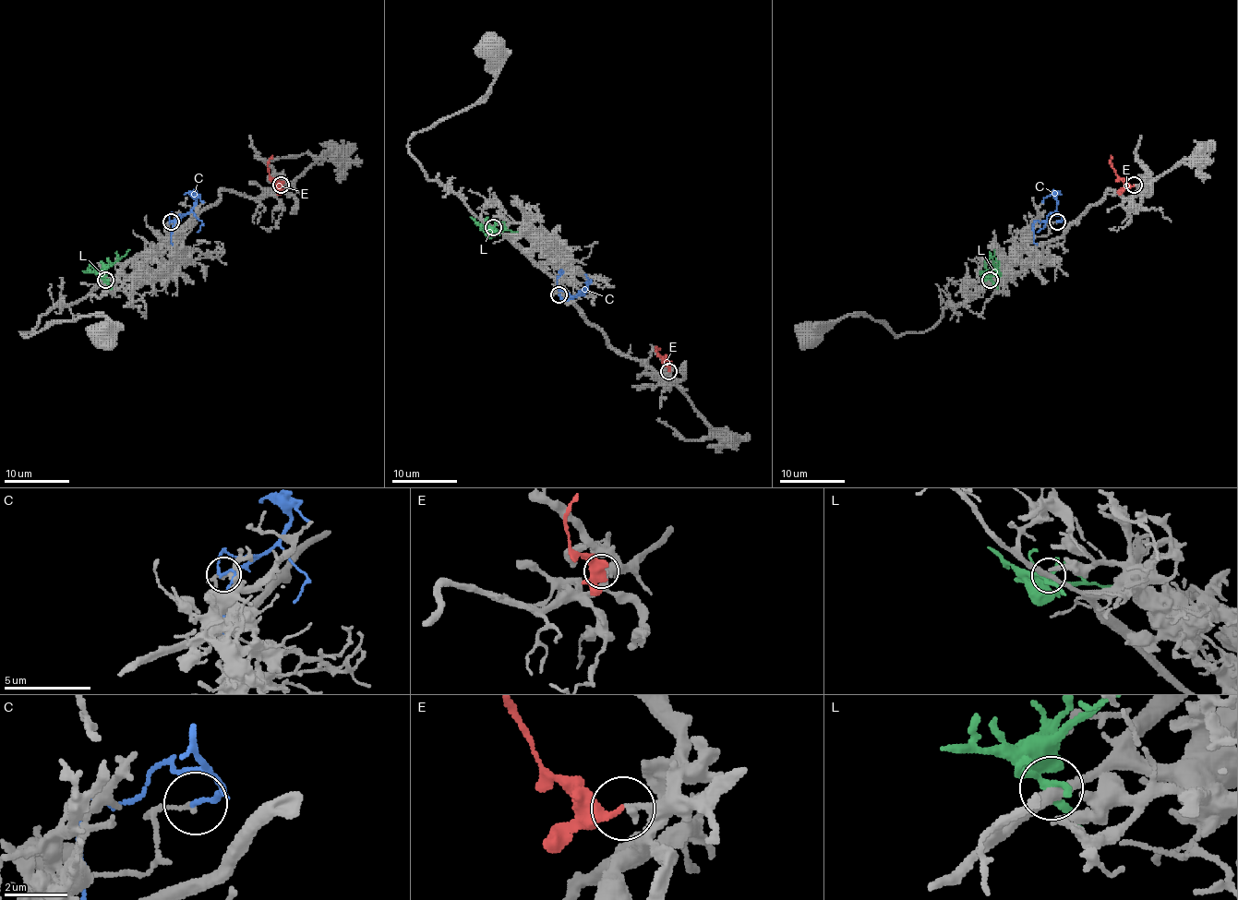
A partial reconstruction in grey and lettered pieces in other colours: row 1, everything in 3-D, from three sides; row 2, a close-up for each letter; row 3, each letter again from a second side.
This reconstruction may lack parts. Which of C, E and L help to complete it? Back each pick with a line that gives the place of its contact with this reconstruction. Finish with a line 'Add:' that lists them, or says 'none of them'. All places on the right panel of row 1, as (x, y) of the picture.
E: meets grey at (1134, 185)
Add: E

